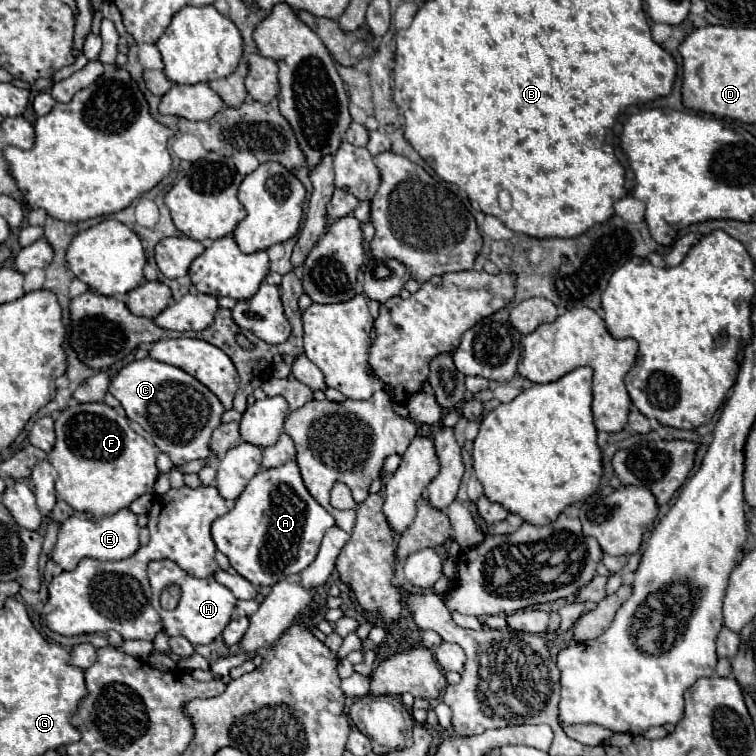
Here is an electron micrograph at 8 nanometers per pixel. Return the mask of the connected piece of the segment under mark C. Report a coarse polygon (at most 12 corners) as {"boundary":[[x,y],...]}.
{"boundary":[[144,358],[108,392],[174,466],[214,456],[224,406]]}

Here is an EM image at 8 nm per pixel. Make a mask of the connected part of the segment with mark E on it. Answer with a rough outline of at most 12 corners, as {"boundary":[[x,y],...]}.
{"boundary":[[128,508],[94,520],[70,516],[52,560],[124,560],[140,526]]}

